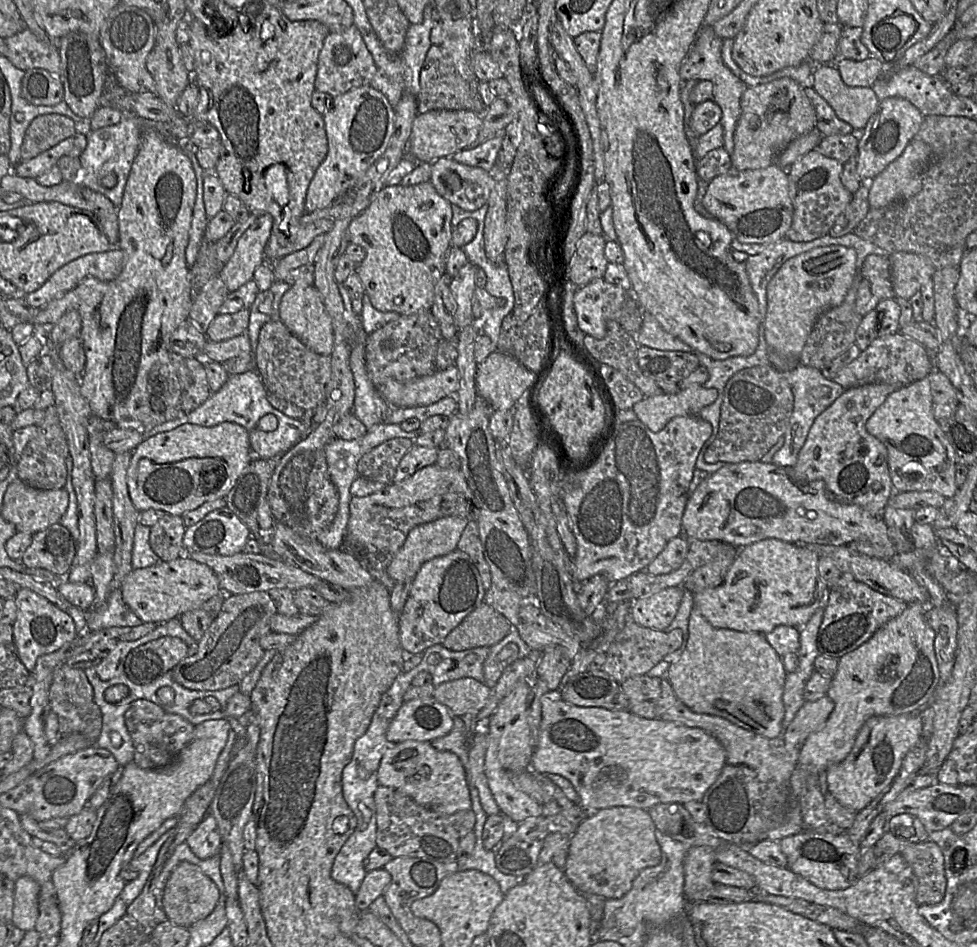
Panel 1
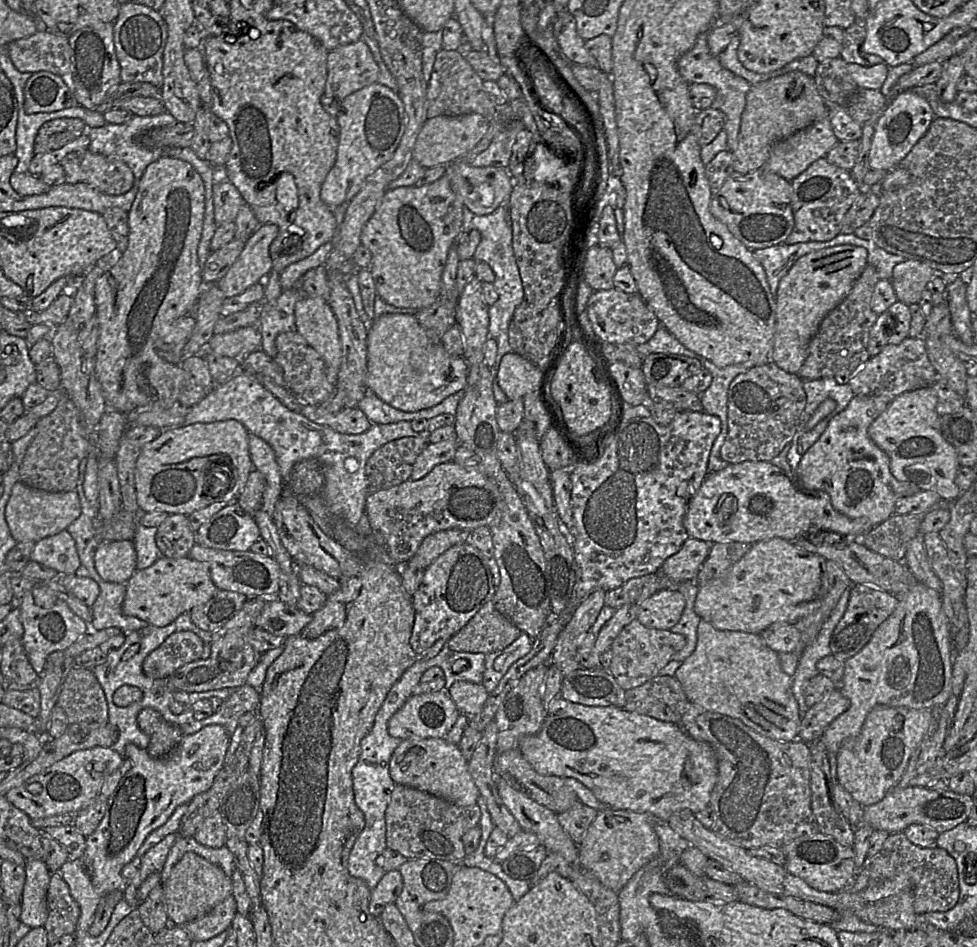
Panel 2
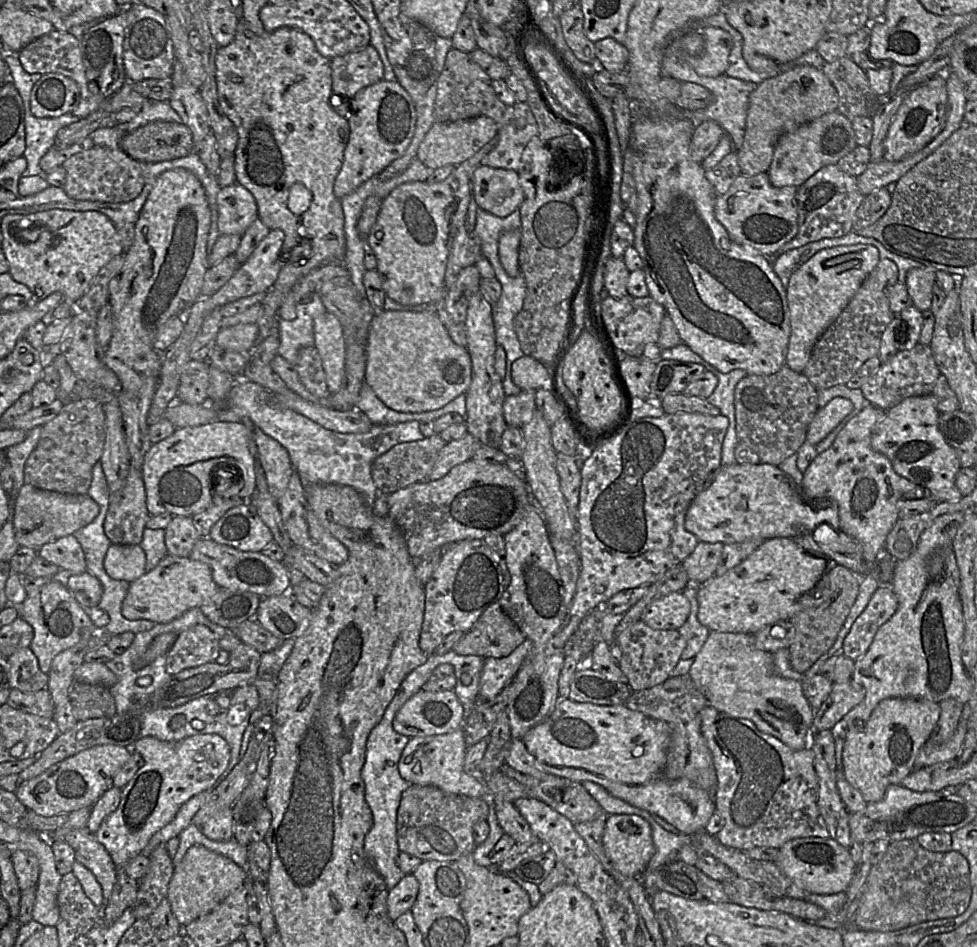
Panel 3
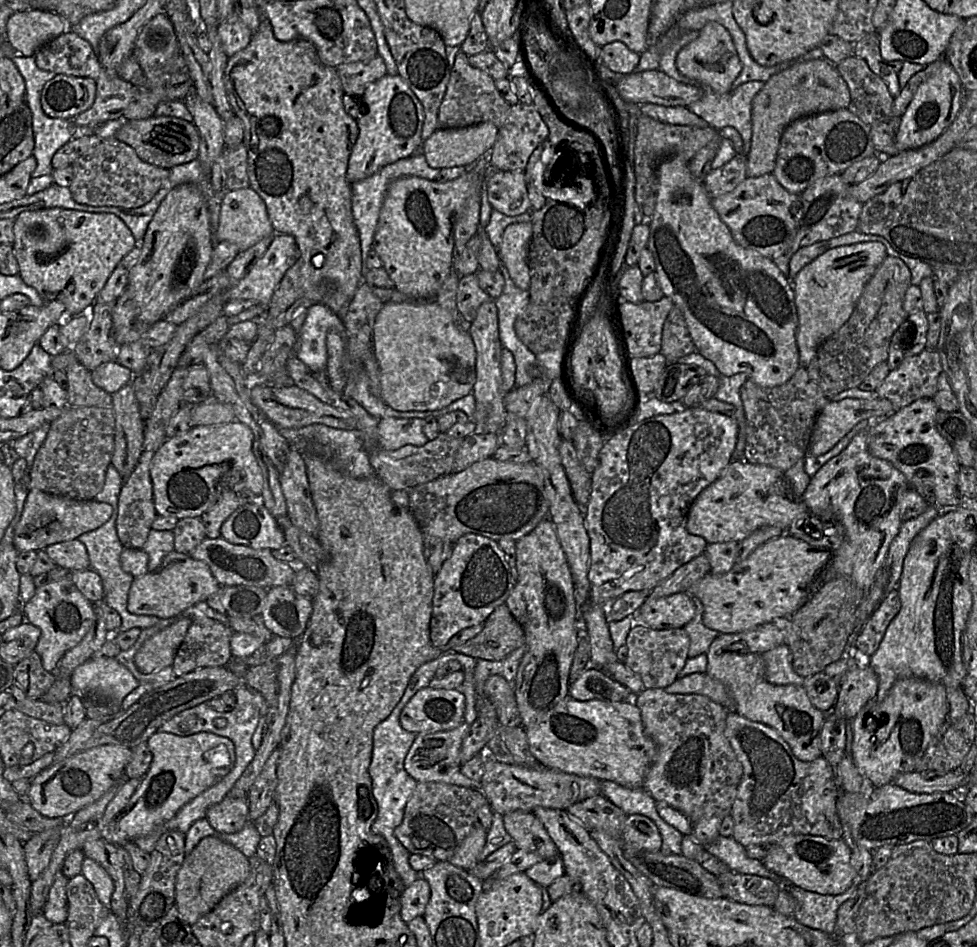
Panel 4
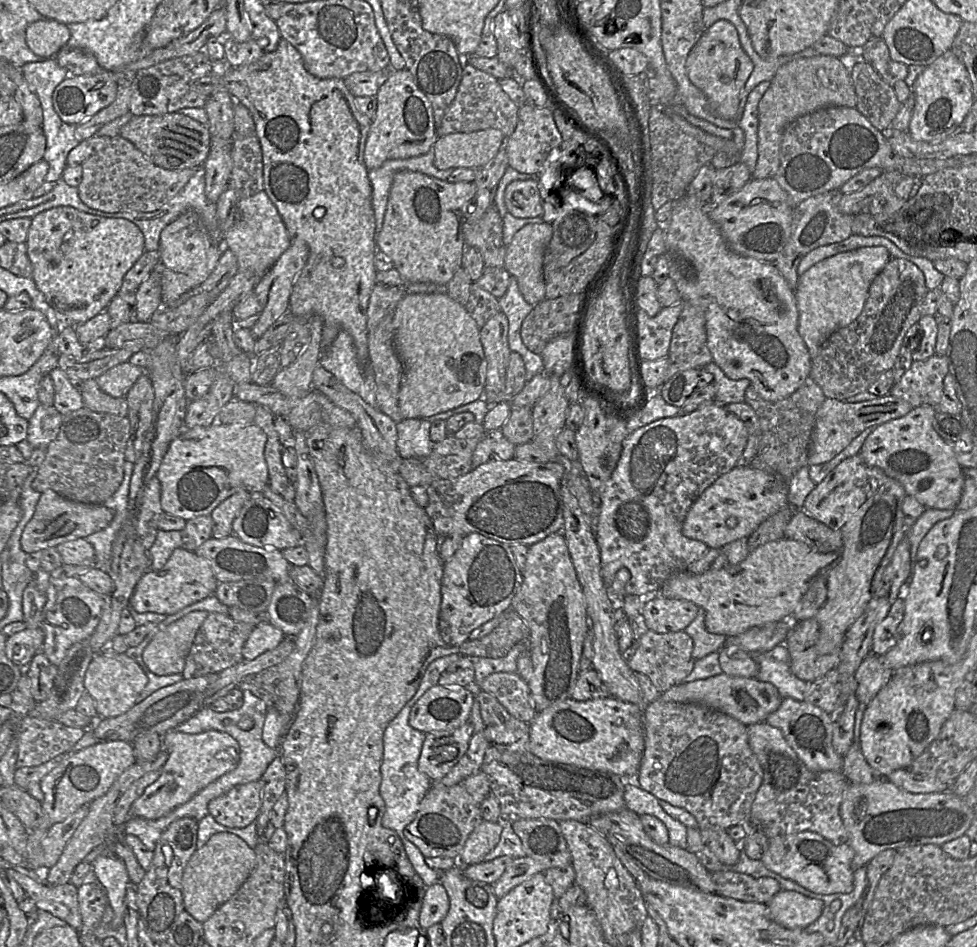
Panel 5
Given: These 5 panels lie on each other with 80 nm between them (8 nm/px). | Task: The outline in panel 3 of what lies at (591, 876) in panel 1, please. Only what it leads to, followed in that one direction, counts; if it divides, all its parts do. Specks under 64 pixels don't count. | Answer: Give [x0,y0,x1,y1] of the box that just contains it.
[603,814,655,877]

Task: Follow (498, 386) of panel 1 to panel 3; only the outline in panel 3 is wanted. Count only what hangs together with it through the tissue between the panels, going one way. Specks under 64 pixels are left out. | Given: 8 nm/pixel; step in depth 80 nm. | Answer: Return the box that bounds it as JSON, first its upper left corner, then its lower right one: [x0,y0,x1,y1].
[511,356,550,390]

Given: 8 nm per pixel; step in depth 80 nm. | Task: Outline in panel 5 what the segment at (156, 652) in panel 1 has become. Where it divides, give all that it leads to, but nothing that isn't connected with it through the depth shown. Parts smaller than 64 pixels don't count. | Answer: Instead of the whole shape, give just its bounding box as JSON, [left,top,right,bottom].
[181,613,255,679]

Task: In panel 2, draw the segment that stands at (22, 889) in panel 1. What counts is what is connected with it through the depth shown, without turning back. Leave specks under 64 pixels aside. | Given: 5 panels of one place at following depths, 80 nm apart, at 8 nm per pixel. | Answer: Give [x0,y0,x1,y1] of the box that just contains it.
[19,860,52,928]

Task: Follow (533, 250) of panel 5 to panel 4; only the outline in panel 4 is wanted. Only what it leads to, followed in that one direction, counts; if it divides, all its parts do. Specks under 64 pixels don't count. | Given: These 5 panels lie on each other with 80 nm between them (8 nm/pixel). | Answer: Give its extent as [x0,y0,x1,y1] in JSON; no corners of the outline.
[498,222,532,291]

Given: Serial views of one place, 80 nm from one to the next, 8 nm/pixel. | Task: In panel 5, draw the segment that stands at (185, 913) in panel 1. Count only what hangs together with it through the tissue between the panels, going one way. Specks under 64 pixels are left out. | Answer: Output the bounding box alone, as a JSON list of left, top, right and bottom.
[182,833,255,923]

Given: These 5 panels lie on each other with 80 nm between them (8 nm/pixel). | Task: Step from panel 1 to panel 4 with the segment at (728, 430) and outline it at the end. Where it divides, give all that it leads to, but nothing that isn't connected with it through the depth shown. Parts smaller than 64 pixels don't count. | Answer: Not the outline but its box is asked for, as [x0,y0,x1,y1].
[740,367,828,472]

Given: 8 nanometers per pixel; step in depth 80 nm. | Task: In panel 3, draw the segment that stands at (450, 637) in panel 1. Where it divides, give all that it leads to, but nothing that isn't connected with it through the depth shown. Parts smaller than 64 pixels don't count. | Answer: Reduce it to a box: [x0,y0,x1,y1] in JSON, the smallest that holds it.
[450,602,525,658]

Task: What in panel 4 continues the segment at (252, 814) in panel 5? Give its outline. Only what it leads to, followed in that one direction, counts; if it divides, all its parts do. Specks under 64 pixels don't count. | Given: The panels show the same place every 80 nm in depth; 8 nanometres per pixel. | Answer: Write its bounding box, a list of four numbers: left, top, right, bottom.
[205,795,249,833]

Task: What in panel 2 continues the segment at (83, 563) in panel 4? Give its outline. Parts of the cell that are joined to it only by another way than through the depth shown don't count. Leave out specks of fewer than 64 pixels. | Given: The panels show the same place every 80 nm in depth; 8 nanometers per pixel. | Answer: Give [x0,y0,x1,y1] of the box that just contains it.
[30,530,83,575]

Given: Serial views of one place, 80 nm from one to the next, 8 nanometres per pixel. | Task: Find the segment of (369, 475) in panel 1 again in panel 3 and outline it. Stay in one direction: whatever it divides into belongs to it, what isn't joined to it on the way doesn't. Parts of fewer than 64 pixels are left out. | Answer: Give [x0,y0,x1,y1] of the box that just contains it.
[371,434,446,495]

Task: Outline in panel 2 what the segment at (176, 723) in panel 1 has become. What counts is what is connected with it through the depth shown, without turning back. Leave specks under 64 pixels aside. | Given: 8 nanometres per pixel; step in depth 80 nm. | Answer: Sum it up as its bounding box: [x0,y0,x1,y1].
[137,707,187,758]

